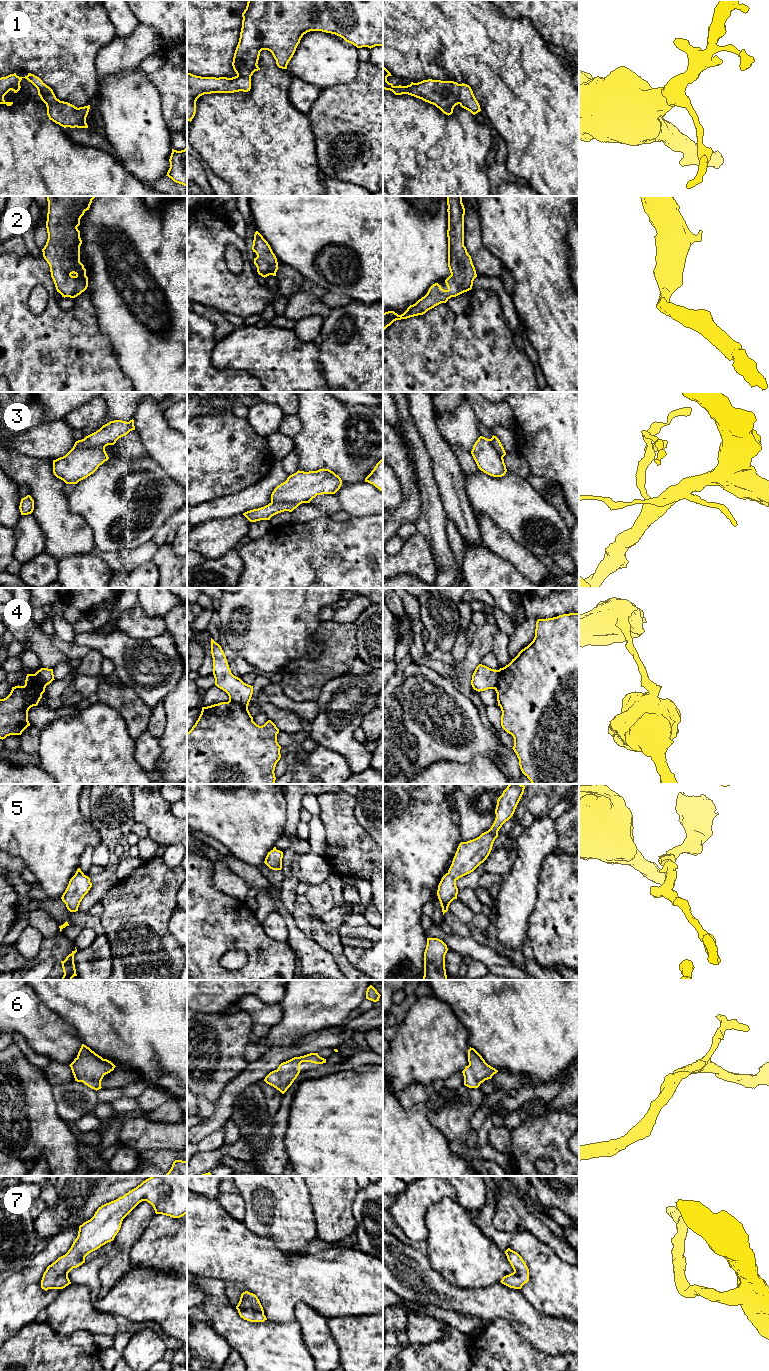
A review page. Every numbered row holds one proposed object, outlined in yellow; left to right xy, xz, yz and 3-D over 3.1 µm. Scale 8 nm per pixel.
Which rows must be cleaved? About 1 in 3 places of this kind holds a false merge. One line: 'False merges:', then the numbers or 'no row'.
False merges: 3, 4

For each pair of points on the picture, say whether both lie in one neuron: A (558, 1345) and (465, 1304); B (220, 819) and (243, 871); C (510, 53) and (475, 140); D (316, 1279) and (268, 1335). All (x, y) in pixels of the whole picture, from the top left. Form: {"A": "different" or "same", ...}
{"A": "same", "B": "different", "C": "different", "D": "different"}

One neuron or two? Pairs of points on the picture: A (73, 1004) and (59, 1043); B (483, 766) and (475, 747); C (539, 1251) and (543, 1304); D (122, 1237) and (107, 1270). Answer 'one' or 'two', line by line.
A: two
B: two
C: one
D: one

